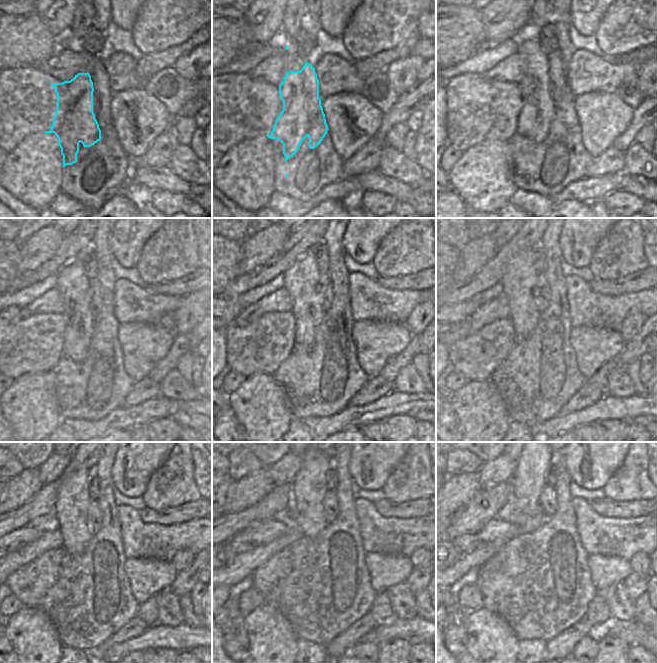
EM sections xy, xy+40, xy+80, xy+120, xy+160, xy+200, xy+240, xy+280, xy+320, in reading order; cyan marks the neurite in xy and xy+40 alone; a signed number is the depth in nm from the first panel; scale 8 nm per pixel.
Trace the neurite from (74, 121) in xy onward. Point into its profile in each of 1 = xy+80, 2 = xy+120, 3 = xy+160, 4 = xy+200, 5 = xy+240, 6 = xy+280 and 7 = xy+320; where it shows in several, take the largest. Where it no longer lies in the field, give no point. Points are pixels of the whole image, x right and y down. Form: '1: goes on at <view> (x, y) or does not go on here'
1: goes on at xy+80 (528, 81)
2: goes on at xy+120 (84, 277)
3: goes on at xy+160 (306, 279)
4: goes on at xy+200 (524, 284)
5: goes on at xy+240 (76, 508)
6: goes on at xy+280 (304, 515)
7: goes on at xy+320 (522, 508)

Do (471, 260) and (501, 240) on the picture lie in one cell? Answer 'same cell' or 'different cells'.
same cell

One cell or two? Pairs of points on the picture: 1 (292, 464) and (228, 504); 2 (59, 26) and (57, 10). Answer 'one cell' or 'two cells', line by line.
1: one cell
2: one cell

